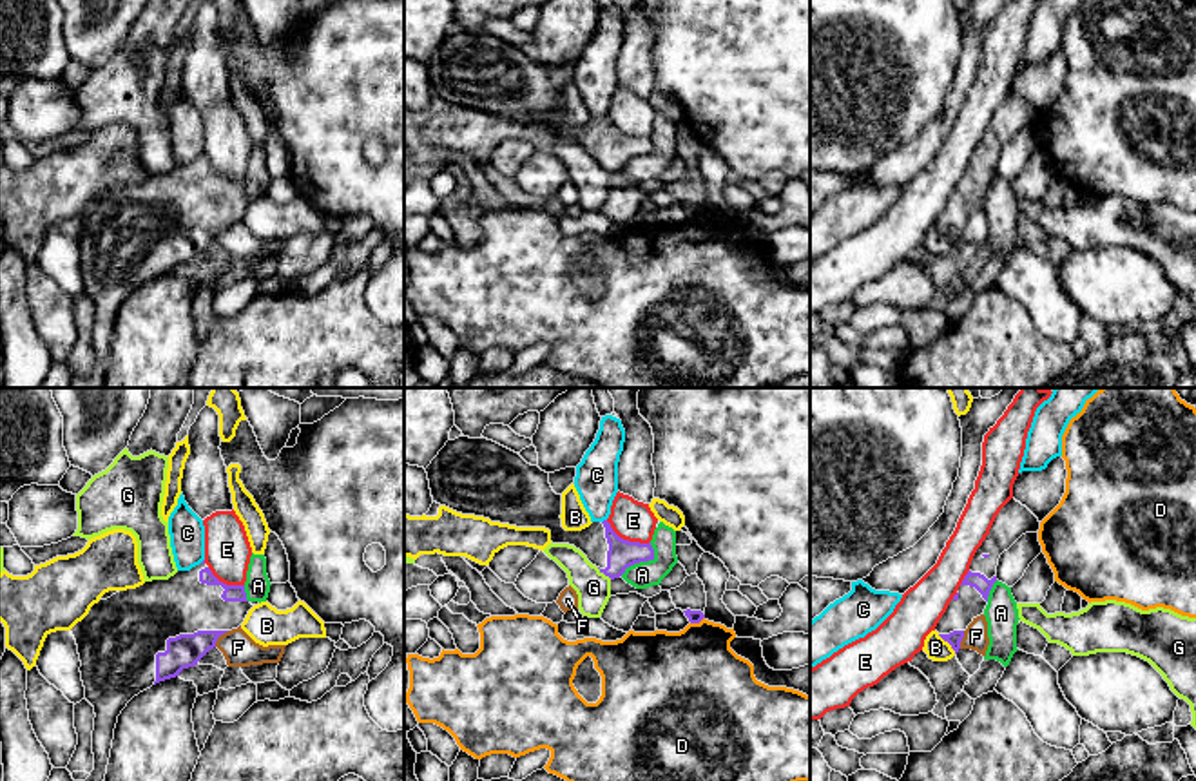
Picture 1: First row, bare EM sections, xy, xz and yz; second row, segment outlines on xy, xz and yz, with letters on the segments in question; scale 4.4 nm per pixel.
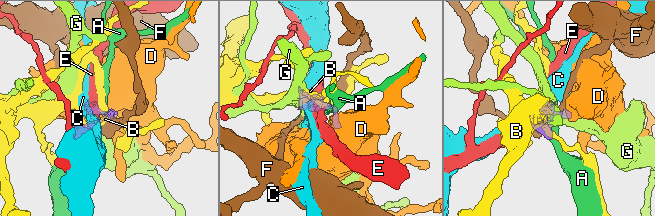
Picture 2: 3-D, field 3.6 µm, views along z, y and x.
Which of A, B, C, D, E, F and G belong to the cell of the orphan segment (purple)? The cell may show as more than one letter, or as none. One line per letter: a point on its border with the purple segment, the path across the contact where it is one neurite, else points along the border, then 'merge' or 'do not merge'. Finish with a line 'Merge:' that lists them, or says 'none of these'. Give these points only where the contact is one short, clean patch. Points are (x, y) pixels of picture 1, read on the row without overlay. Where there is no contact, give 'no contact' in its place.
A: xz (644, 154) | along xz (651, 136), (653, 151), (631, 158), (620, 169) | do not merge
B: yz (948, 236) | do not merge
C: xz (604, 115) | along xz (606, 113), (602, 116) | do not merge
D: xz (696, 216) | along xz (704, 211), (691, 218) | do not merge
E: xz (627, 134) | along xz (606, 115), (620, 131), (649, 136) | do not merge
F: xy (220, 229) | along xy (229, 225), (214, 240) | do not merge
G: xz (604, 167) | along xz (597, 162), (611, 173) | do not merge
Merge: none of these

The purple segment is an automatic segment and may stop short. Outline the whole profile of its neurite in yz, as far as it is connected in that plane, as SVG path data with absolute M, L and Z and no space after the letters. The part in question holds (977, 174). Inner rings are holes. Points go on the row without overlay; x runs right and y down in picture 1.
M1015 92L1000 103L989 129L977 143L957 188L935 221L939 230L951 239L955 248L960 243L968 219L977 210L984 208L989 185L997 176L995 169L1000 149L1008 145L1022 129L1038 127L1038 123L1038 112Z

